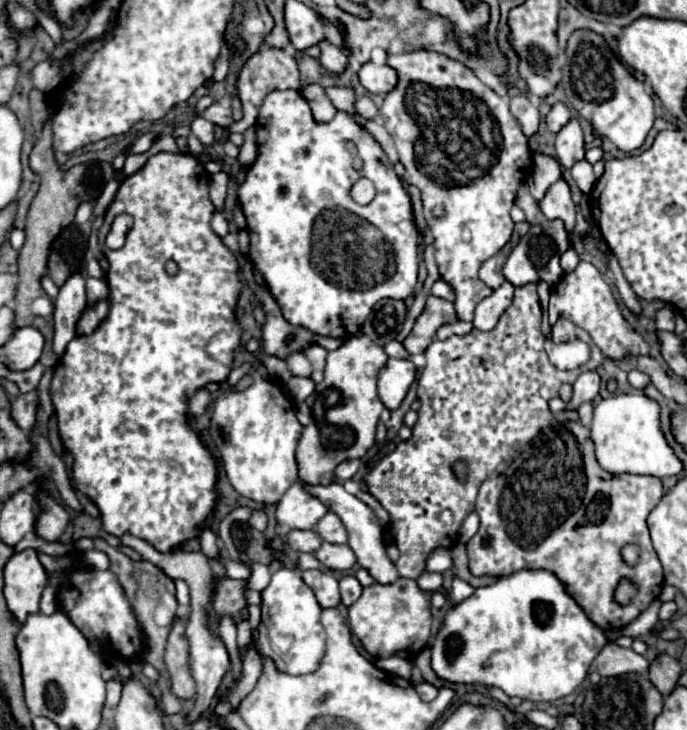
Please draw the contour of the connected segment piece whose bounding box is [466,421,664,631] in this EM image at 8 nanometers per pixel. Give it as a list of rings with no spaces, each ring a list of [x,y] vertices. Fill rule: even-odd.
[[[566,421],[566,423],[558,423],[556,427],[544,431],[542,435],[538,435],[526,451],[522,451],[514,461],[512,465],[506,469],[506,473],[502,475],[492,475],[490,479],[486,479],[482,485],[480,485],[480,491],[478,491],[478,499],[476,499],[476,513],[480,515],[480,529],[478,533],[466,543],[466,551],[468,551],[468,559],[470,559],[470,571],[472,575],[492,575],[492,577],[506,577],[514,571],[520,571],[520,569],[546,569],[546,571],[552,571],[566,587],[568,587],[568,593],[578,601],[578,605],[584,607],[586,615],[604,631],[616,631],[616,629],[624,629],[628,623],[632,623],[662,591],[662,583],[664,583],[664,577],[662,577],[662,565],[660,565],[660,559],[650,543],[650,533],[648,533],[648,513],[660,503],[660,499],[664,497],[664,487],[662,487],[662,481],[658,477],[650,477],[650,475],[632,475],[632,473],[620,473],[620,475],[610,475],[608,471],[604,471],[598,461],[596,461],[596,455],[594,455],[594,441],[590,437],[590,429],[586,425],[582,425],[580,421]],[[624,545],[638,545],[640,549],[640,559],[634,567],[630,567],[624,559],[622,559],[622,547]],[[622,579],[628,579],[636,585],[636,595],[634,599],[628,603],[628,605],[620,605],[616,603],[614,599],[614,591],[618,587],[618,583]]]

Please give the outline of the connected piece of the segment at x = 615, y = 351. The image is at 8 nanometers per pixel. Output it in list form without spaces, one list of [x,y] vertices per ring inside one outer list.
[[[580,261],[572,273],[564,275],[560,279],[560,283],[556,283],[552,287],[548,315],[550,315],[550,323],[556,323],[556,319],[564,317],[564,319],[572,321],[574,325],[582,327],[584,331],[588,331],[592,341],[600,347],[600,351],[614,361],[622,359],[628,353],[648,355],[648,351],[650,351],[648,343],[622,317],[618,303],[612,297],[610,287],[606,285],[606,281],[600,277],[600,273],[596,271],[596,267],[592,263]]]

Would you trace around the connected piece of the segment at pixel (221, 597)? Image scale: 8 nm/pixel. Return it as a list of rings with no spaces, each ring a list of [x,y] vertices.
[[[222,579],[214,581],[214,597],[210,607],[214,609],[214,619],[220,621],[222,617],[232,617],[234,623],[248,619],[248,601],[246,601],[246,581],[244,579]]]

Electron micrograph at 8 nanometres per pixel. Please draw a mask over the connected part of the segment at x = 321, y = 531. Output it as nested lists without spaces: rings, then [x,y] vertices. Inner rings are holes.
[[[330,511],[316,523],[314,529],[328,543],[346,543],[346,529],[344,529],[342,521]]]

